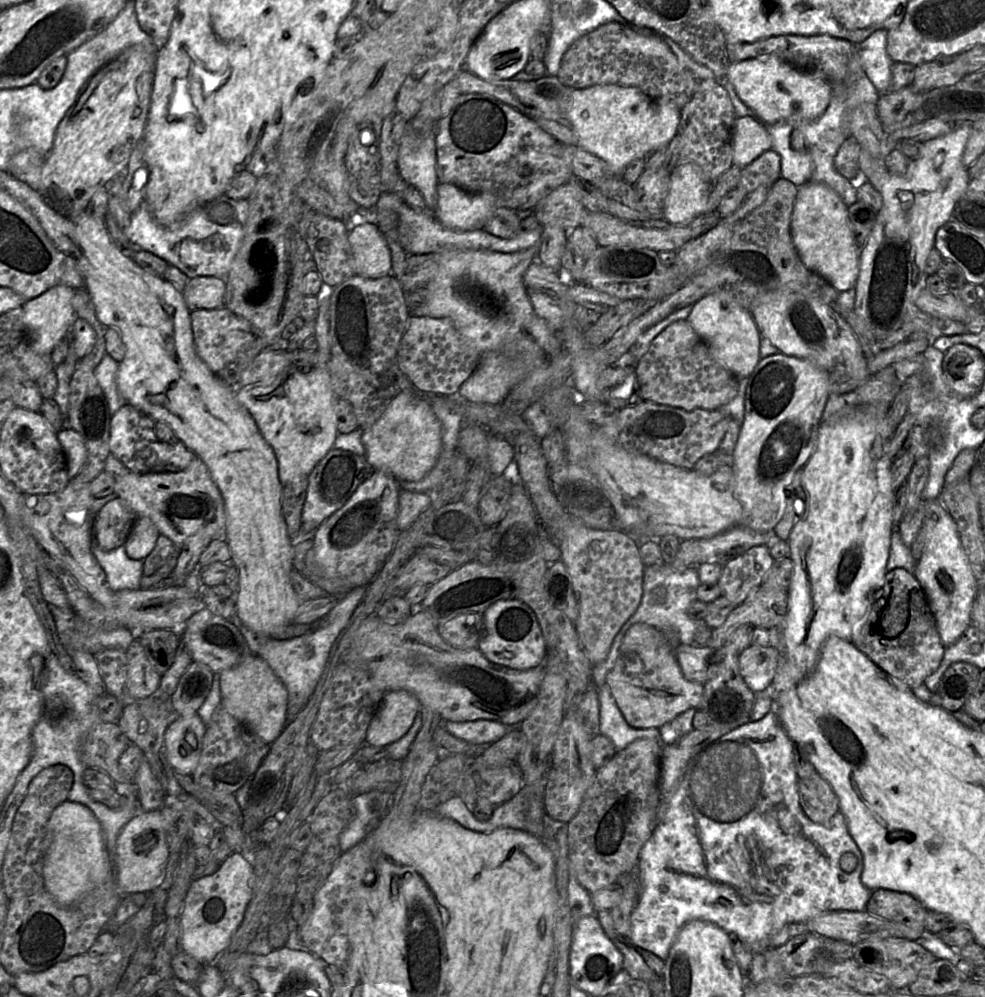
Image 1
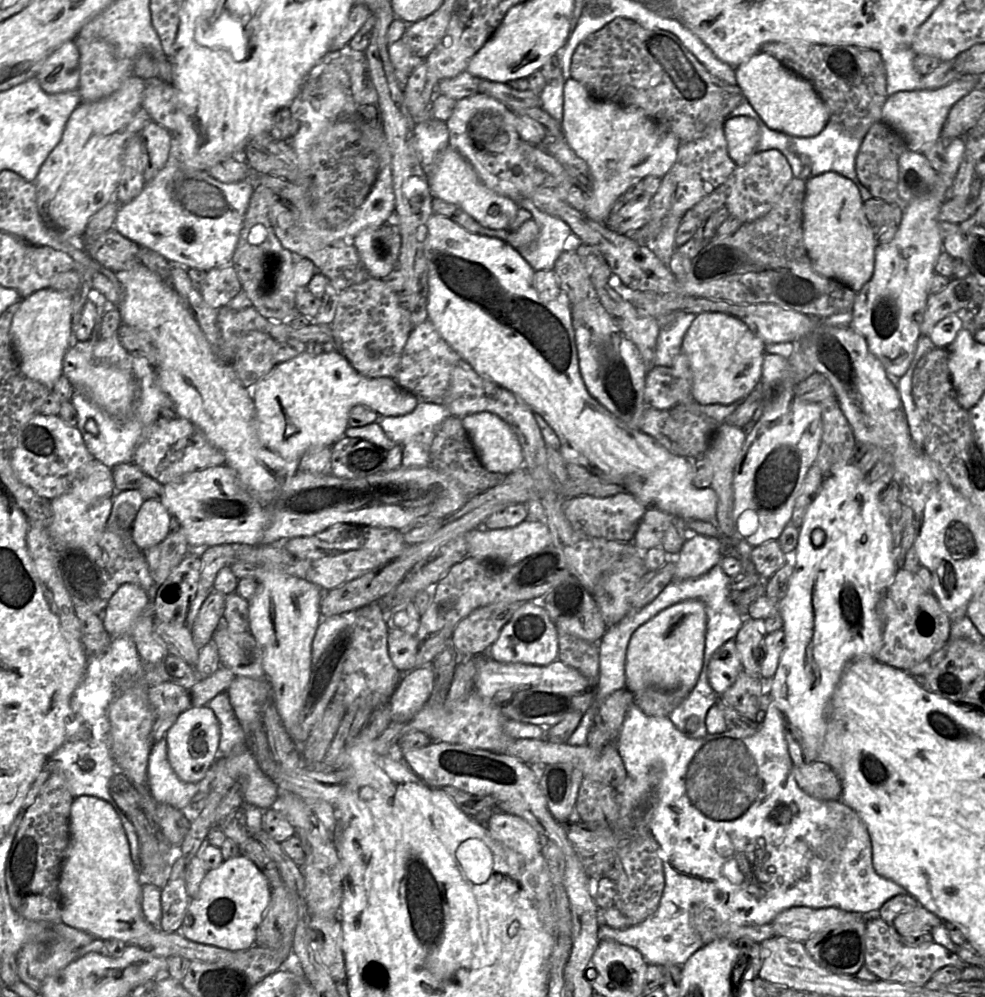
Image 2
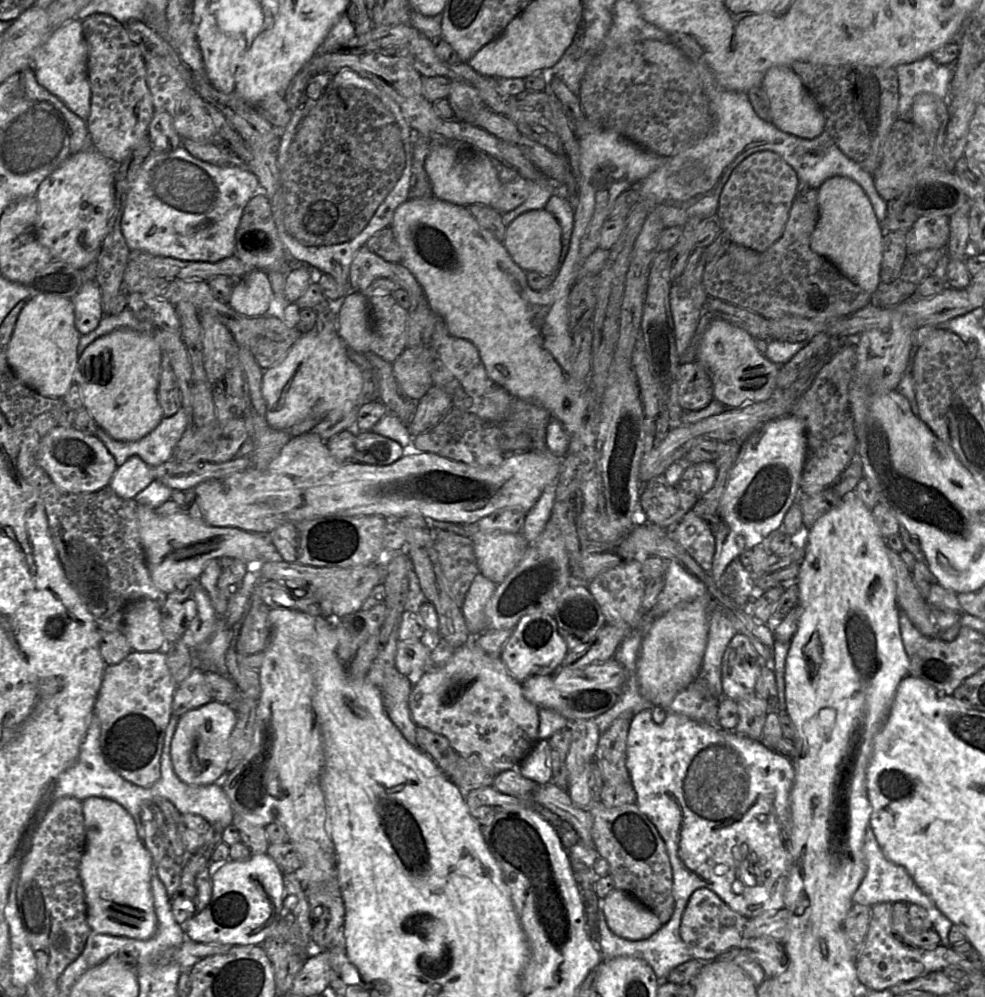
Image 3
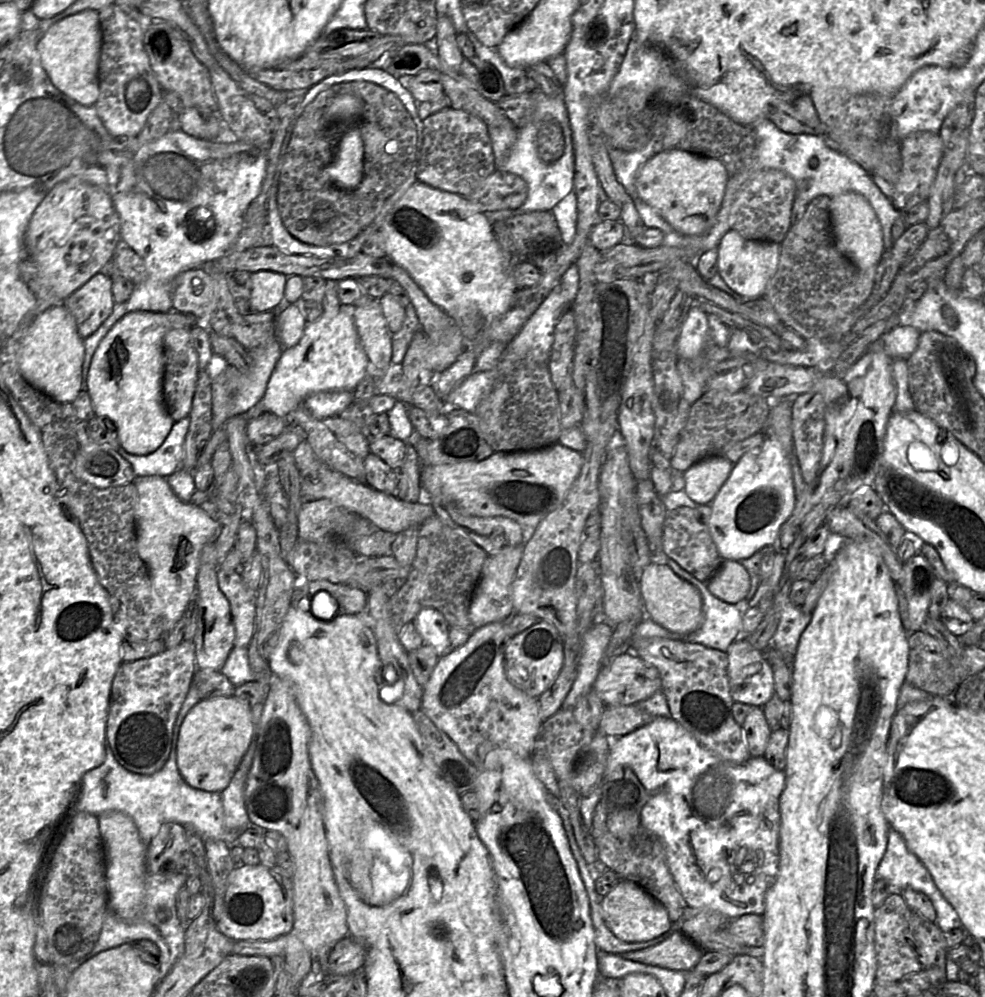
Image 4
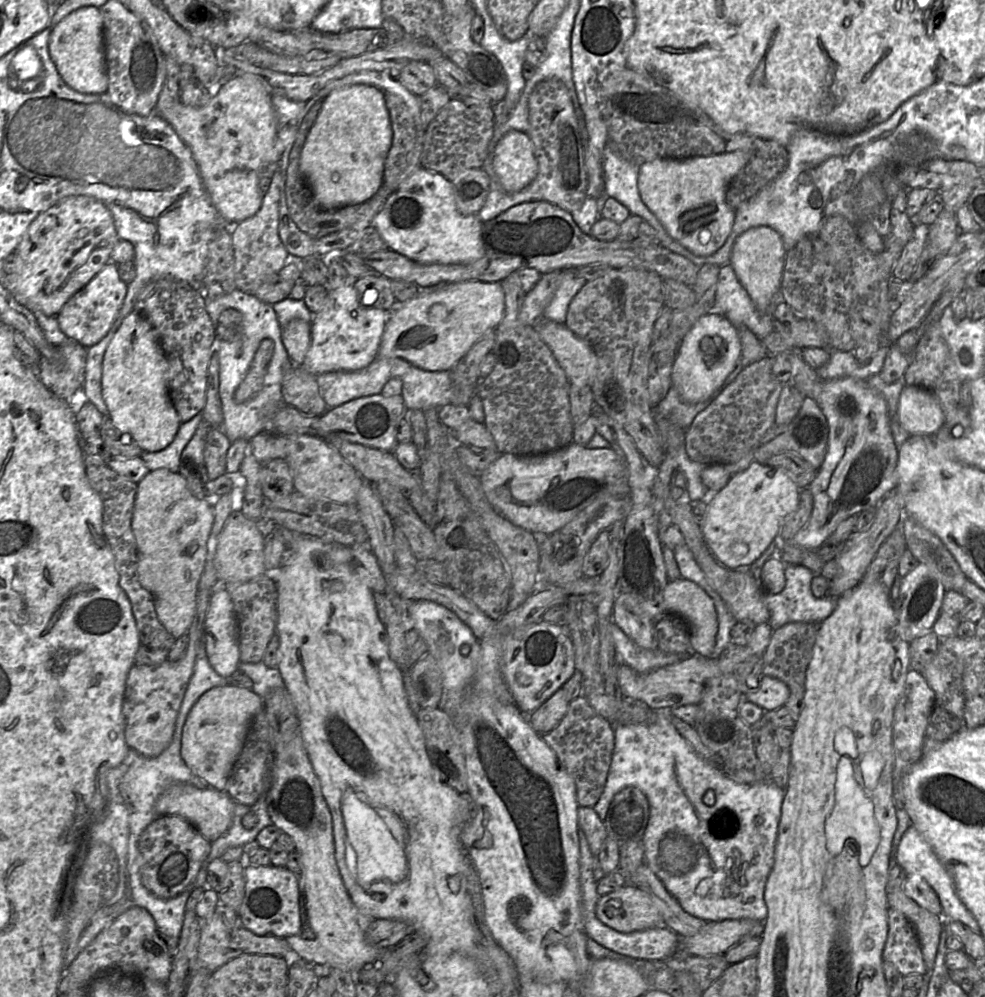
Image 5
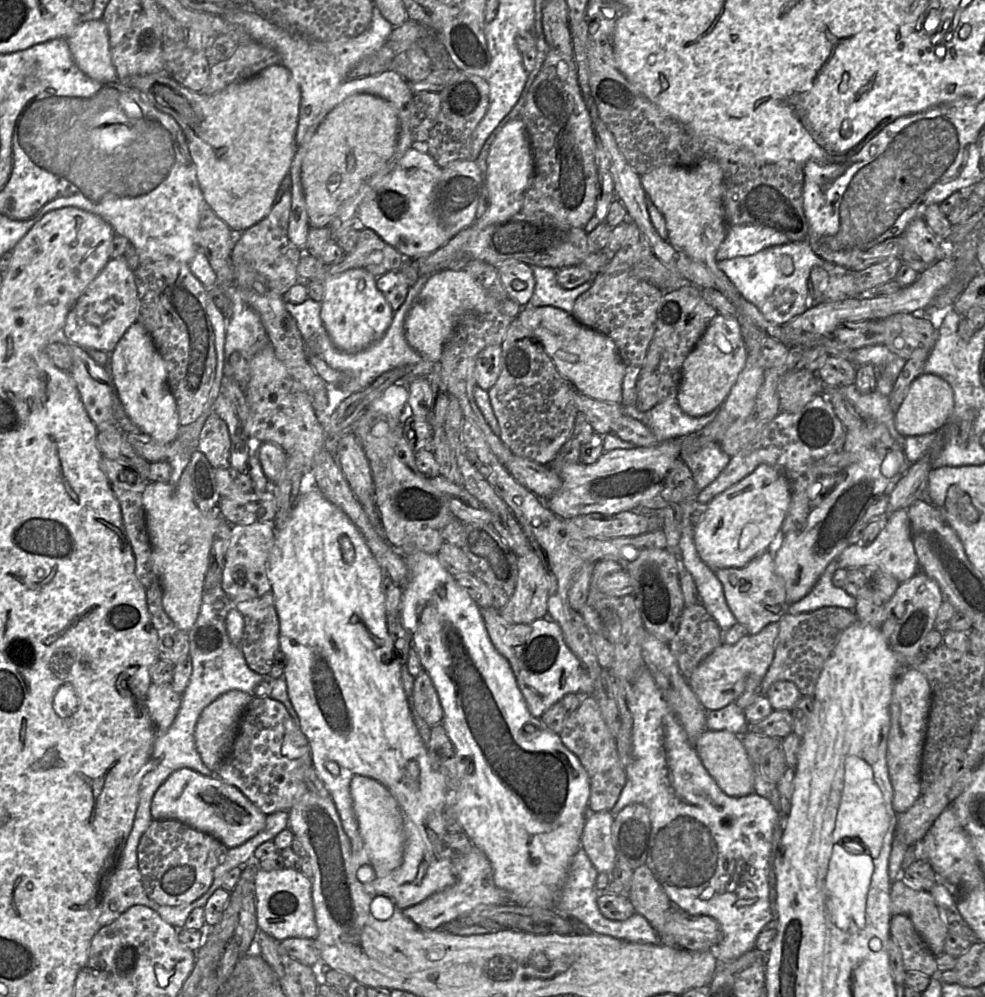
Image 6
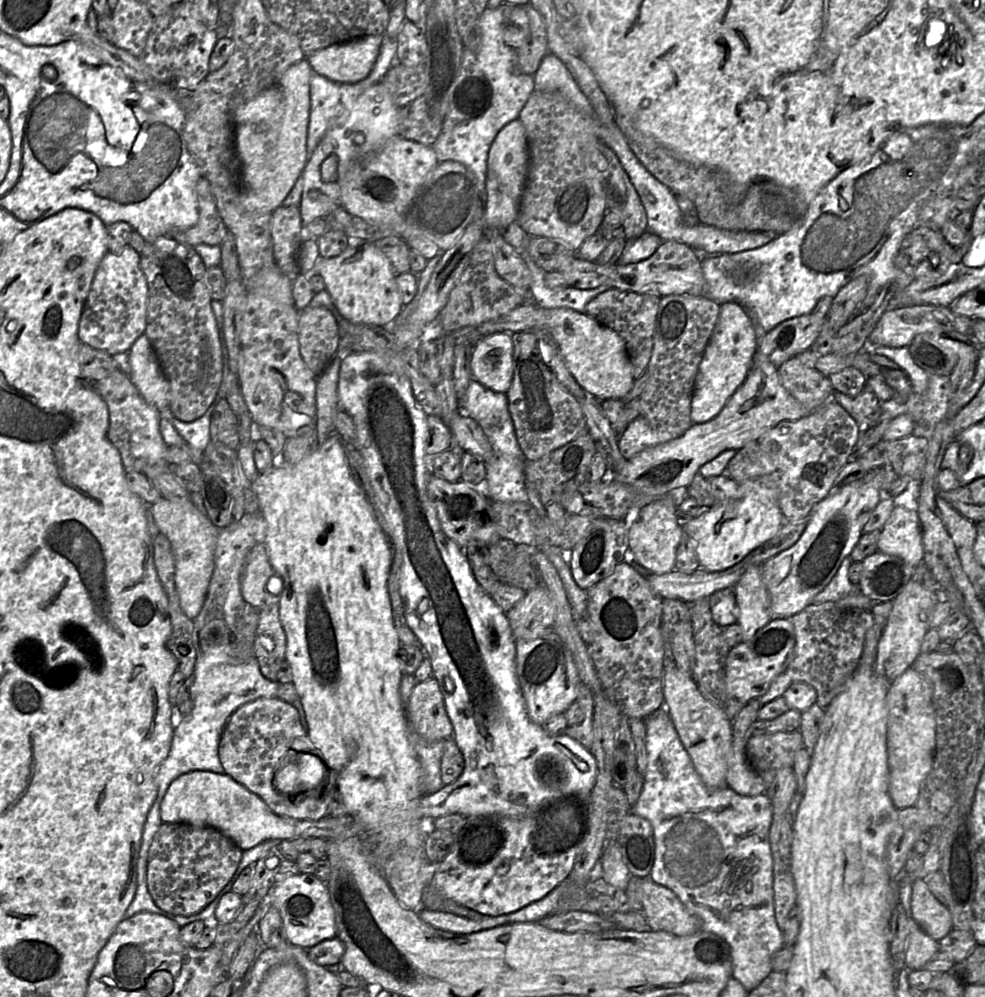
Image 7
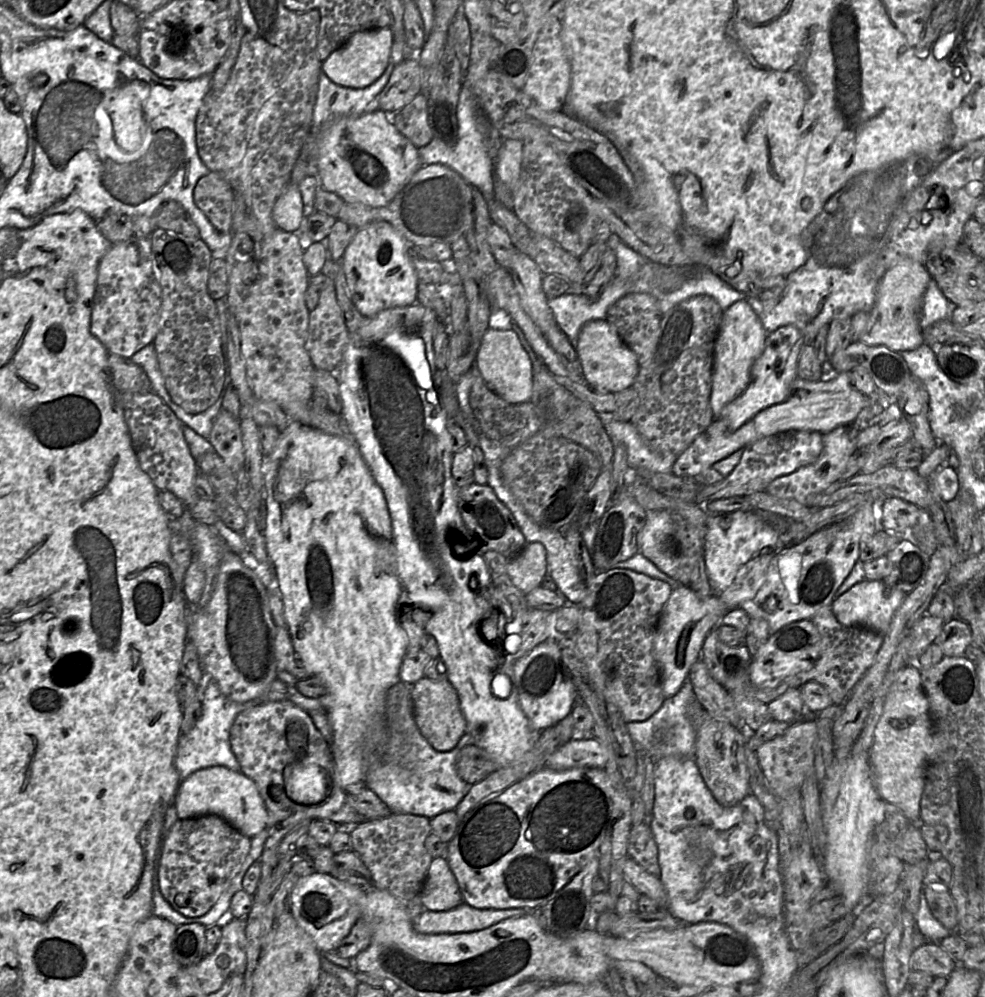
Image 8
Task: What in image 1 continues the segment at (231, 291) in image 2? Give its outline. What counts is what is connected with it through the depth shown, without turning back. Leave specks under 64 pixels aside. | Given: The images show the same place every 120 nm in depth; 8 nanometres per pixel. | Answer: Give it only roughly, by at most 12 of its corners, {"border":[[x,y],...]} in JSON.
{"border":[[197,277],[183,299],[190,312],[224,306],[225,277]]}

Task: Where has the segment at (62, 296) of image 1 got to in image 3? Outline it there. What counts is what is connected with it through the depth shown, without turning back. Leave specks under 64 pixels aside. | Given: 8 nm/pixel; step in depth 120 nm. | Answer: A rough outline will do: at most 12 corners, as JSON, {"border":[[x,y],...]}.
{"border":[[31,297],[9,366],[40,395],[63,399],[80,337],[72,299]]}

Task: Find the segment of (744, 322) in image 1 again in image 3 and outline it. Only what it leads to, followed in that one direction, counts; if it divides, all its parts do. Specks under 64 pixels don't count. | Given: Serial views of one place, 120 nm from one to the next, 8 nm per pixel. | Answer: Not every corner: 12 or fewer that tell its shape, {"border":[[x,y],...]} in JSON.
{"border":[[711,318],[697,359],[714,400],[737,408],[769,399],[780,365],[755,337]]}

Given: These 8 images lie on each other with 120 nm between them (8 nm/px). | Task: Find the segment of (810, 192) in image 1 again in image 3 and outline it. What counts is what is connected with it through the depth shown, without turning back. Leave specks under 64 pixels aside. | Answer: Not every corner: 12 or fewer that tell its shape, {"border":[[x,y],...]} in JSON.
{"border":[[854,180],[817,189],[810,246],[874,293],[883,231]]}

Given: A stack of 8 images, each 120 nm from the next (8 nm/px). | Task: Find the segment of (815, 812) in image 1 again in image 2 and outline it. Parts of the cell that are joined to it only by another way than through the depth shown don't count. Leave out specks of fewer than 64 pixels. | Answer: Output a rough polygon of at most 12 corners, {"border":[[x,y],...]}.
{"border":[[816,760],[793,766],[799,787],[821,801],[841,800],[832,768]]}

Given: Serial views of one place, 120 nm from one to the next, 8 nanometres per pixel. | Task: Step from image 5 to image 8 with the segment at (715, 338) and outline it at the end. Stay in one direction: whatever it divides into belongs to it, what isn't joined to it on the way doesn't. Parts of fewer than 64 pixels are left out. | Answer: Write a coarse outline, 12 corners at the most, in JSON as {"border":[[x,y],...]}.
{"border":[[745,301],[723,311],[712,357],[714,418],[746,388],[766,335]]}

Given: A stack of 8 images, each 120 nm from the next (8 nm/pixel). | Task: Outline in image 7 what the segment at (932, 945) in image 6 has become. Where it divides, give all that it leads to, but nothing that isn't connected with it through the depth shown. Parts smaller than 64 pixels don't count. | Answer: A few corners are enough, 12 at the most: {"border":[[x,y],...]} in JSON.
{"border":[[923,879],[912,883],[911,917],[938,942],[953,929],[949,908]]}

